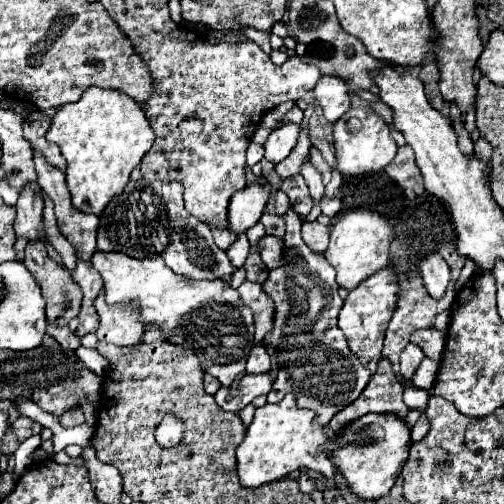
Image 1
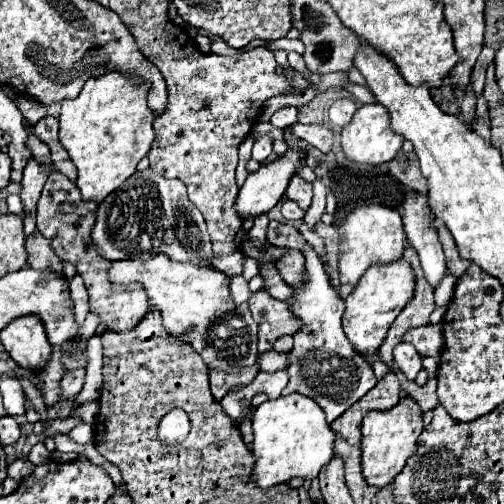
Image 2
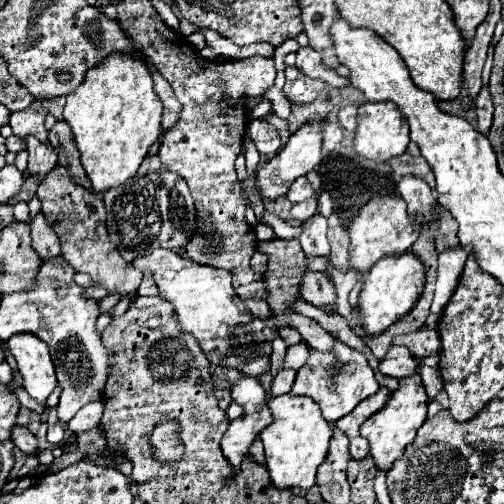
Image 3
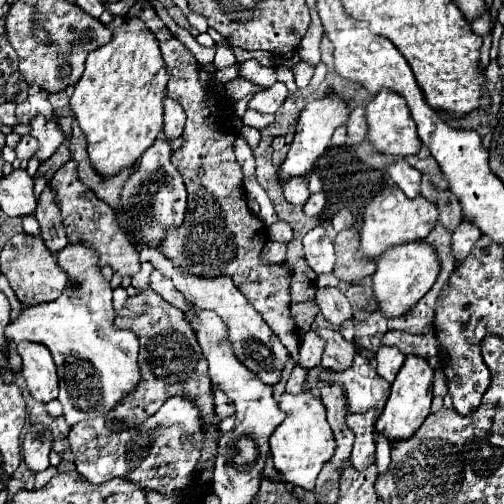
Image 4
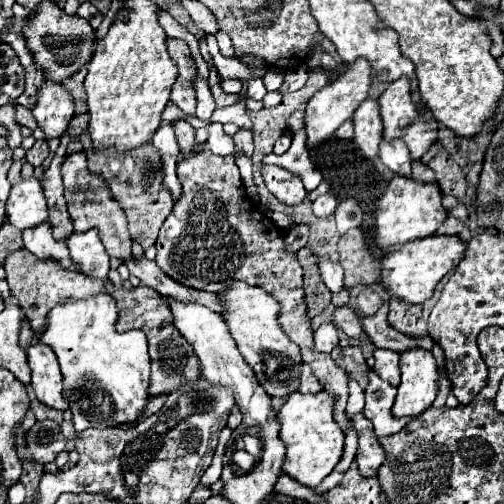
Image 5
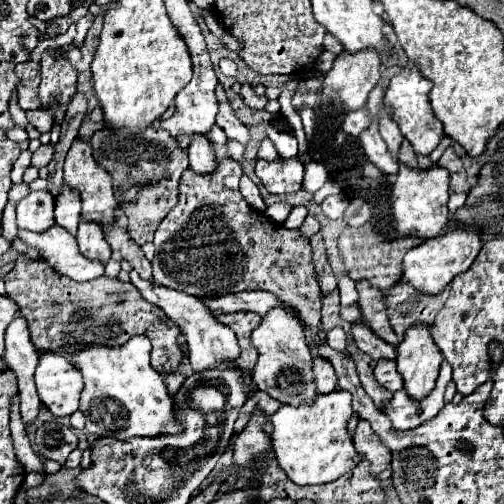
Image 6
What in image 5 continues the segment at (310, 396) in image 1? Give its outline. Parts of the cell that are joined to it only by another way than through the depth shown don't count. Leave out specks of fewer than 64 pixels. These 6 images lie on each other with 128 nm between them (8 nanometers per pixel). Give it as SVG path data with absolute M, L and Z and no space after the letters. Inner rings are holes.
M370 368L368 370L368 386L364 390L366 396L366 406L362 414L372 420L376 438L384 438L390 434L396 434L404 428L404 422L408 420L396 420L390 412L396 396L396 388L390 386L388 382L380 380L380 376Z

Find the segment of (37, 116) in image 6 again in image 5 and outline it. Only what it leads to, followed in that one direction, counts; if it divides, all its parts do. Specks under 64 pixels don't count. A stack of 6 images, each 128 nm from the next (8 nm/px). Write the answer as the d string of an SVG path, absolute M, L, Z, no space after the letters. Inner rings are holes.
M16 104L14 108L16 108L16 122L22 124L22 126L28 126L30 130L34 130L36 128L36 120L32 120L32 112L28 108L20 106L20 104Z

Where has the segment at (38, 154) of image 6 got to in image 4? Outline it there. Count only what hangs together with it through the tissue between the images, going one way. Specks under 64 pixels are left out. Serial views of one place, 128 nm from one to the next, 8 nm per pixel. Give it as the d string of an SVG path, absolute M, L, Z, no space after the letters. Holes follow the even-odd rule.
M22 136L14 150L16 150L16 156L20 160L30 160L34 156L34 152L36 152L36 140L32 136Z

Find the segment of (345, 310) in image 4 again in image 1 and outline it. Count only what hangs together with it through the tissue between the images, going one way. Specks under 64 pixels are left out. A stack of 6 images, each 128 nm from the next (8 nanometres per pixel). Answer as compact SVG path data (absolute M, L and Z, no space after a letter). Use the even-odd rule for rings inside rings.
M262 236L258 240L258 250L260 250L260 258L268 268L274 268L276 264L280 264L280 252L282 252L282 240L278 236Z

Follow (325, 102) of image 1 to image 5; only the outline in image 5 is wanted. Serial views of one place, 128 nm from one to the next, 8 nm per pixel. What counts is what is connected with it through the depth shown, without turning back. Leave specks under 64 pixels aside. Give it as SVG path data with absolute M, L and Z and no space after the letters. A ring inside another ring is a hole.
M364 100L352 116L354 122L354 142L366 158L378 156L380 136L380 114L376 112L376 100Z

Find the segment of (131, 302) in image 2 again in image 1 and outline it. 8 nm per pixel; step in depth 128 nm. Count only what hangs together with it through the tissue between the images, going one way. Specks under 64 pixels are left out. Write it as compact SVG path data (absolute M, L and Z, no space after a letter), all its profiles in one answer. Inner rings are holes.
M102 292L96 298L94 306L100 316L100 326L96 330L96 336L100 342L116 344L116 346L136 346L142 340L144 324L140 324L140 320L136 320L134 308L108 306L104 302Z

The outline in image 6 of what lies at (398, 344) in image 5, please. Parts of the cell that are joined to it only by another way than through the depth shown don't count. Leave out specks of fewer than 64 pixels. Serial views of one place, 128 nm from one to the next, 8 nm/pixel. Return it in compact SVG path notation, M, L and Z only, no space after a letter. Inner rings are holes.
M366 280L356 282L358 288L358 306L362 312L364 322L372 328L376 336L380 336L390 346L398 346L398 336L394 334L390 320L388 320L386 296L380 288L370 286Z

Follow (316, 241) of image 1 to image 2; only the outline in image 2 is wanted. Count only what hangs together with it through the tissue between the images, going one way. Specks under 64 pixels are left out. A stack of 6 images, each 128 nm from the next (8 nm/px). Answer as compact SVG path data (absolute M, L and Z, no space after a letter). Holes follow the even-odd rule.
M316 224L314 232L324 240L324 248L326 248L326 262L330 268L336 268L336 244L338 244L338 230L334 226L326 226L326 224Z

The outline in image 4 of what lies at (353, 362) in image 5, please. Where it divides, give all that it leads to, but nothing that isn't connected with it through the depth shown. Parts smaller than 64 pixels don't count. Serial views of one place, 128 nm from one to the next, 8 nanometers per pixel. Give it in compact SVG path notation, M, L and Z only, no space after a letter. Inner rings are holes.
M314 328L314 332L324 340L324 366L332 370L344 370L352 364L352 356L356 354L354 342L342 338L338 330L332 328Z

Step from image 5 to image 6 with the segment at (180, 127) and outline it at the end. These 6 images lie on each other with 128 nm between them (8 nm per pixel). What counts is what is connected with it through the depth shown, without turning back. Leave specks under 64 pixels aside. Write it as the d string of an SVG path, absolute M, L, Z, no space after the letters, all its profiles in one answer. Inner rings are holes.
M192 134L186 152L188 152L188 158L190 158L190 168L194 172L212 172L212 168L216 166L214 148L208 142L206 136Z

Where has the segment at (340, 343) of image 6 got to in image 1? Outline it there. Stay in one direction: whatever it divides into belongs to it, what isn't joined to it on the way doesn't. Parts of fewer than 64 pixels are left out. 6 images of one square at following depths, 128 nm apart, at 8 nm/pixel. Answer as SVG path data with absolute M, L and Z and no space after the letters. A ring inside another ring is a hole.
M254 346L248 360L246 360L246 372L268 372L270 370L270 358L266 354L264 346Z

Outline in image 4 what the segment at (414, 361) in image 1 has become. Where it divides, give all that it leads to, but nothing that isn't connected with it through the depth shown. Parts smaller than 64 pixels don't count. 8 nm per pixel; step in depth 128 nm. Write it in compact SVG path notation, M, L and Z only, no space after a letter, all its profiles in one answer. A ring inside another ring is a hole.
M382 346L378 352L376 352L376 362L378 362L378 374L388 380L388 382L394 382L398 370L402 368L406 356L398 350L398 348L392 348L392 346Z

